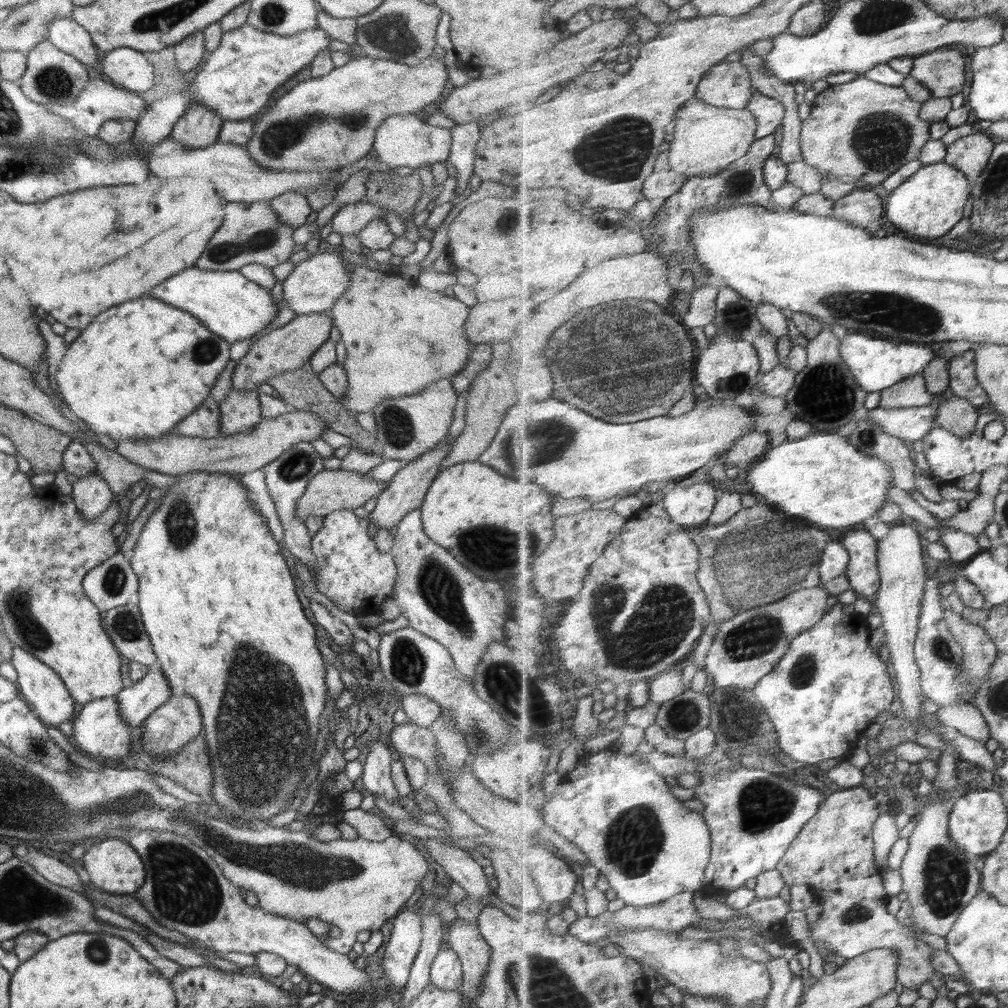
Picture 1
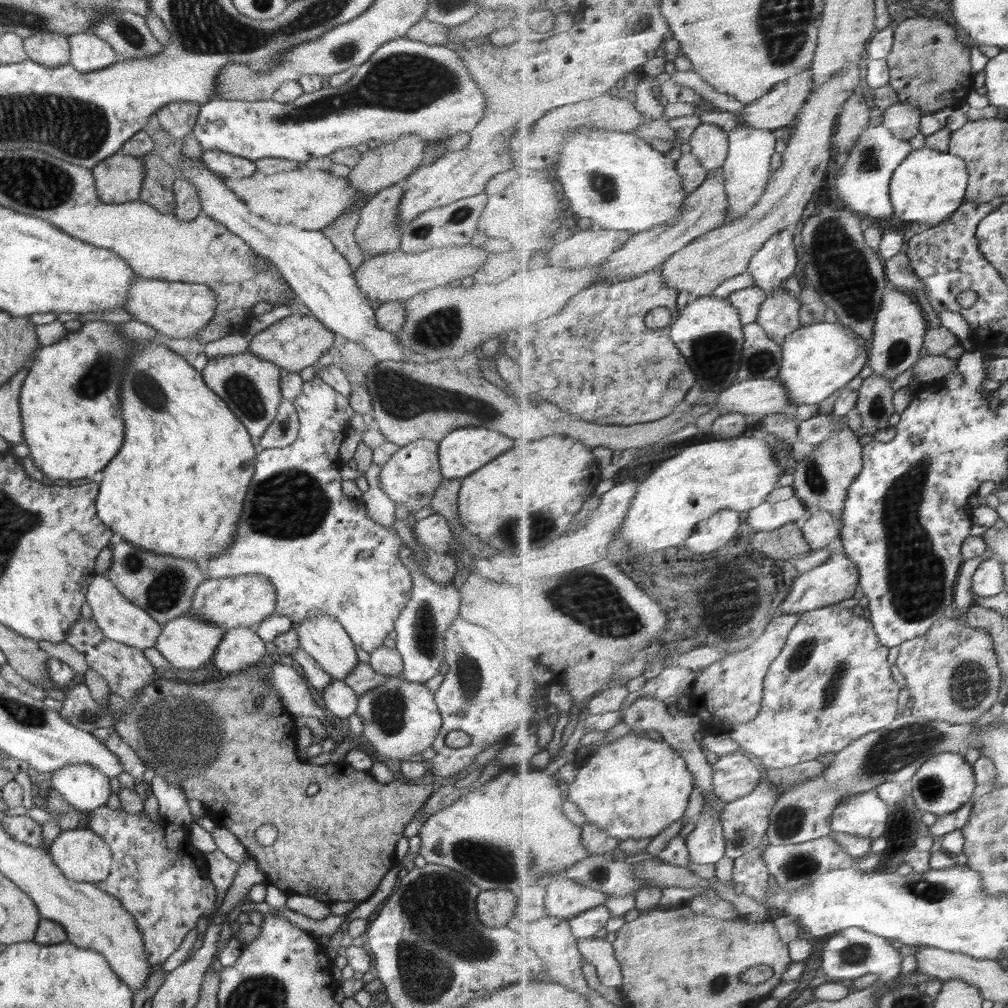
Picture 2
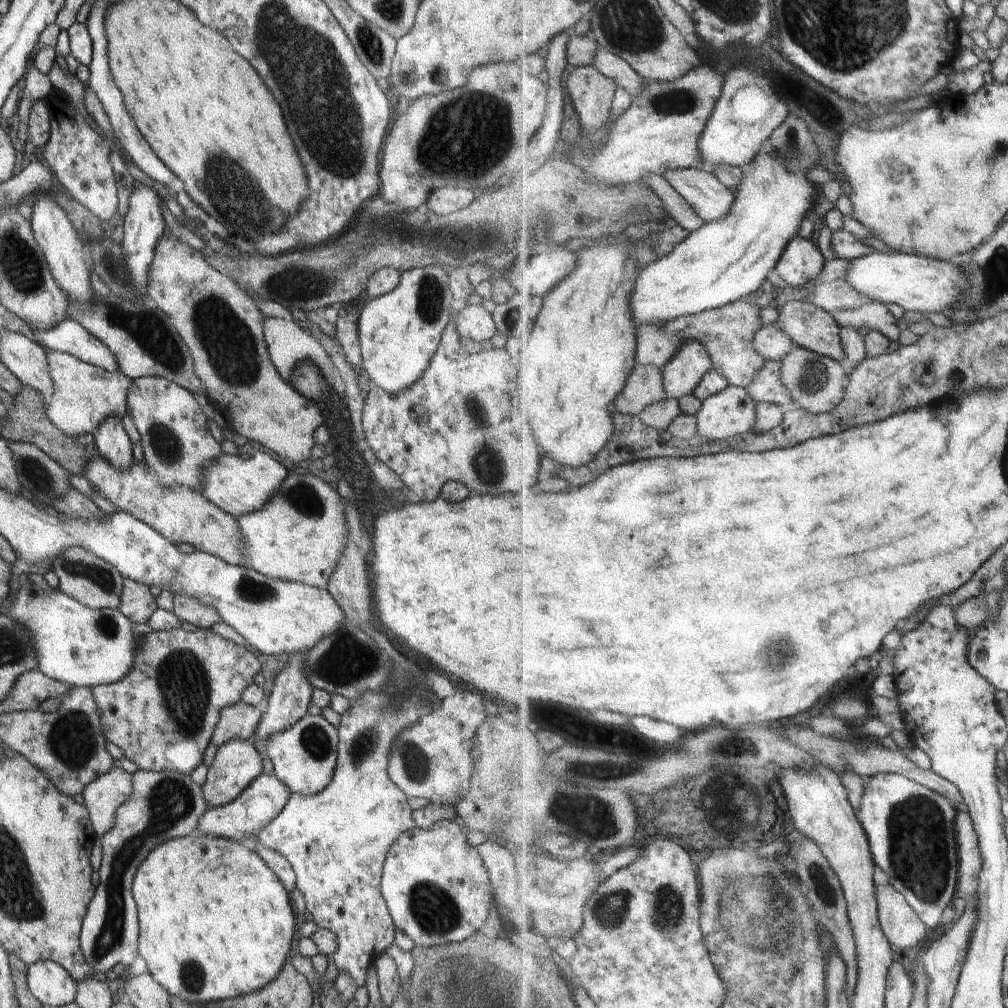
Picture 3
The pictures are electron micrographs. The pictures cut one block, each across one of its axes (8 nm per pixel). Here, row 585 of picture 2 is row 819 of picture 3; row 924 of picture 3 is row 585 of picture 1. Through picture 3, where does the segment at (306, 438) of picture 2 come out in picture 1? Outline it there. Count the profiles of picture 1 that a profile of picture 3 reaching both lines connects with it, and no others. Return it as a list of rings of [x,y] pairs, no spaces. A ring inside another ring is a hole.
[[[336,510],[330,514],[327,514],[323,519],[322,529],[318,531],[318,533],[312,537],[311,540],[311,549],[314,553],[316,559],[316,568],[318,568],[318,575],[316,575],[315,585],[317,586],[318,592],[327,596],[336,606],[340,607],[343,611],[347,613],[358,616],[358,614],[363,614],[367,611],[378,611],[380,604],[384,602],[384,600],[388,599],[392,596],[393,589],[395,588],[395,580],[397,579],[397,568],[394,562],[394,557],[390,552],[380,552],[377,549],[376,543],[374,539],[370,538],[367,533],[367,518],[358,517],[353,511],[350,510]]]

